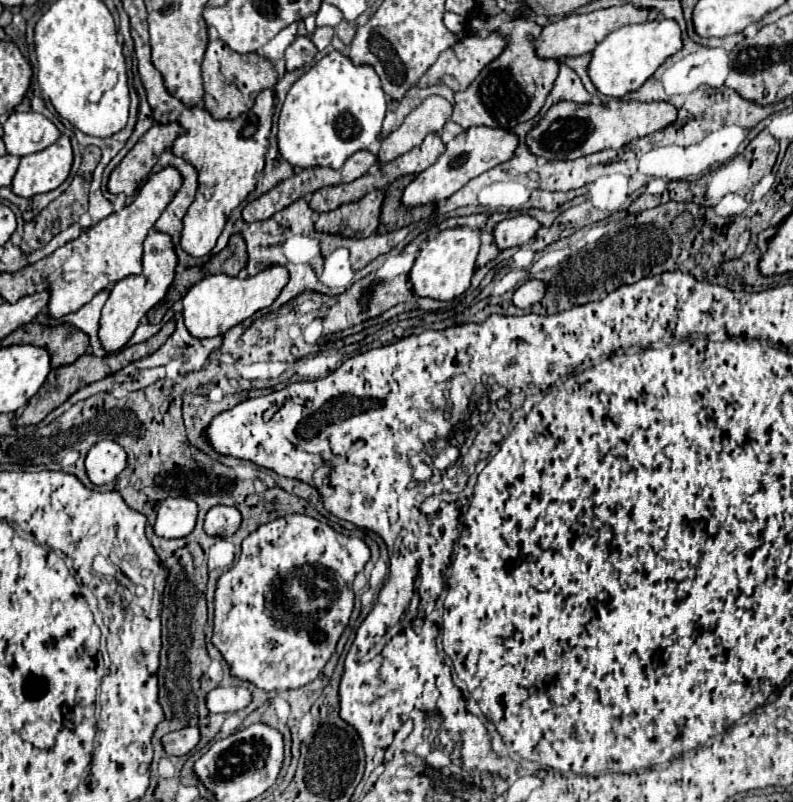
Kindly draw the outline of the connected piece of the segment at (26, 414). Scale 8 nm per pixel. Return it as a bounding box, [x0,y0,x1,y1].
[14,321,174,427]

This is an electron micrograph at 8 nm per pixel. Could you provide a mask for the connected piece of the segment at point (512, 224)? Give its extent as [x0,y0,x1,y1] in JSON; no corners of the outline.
[494,213,540,249]

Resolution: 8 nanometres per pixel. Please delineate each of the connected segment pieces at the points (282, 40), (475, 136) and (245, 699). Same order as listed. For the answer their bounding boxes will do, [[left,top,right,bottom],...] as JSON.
[[260,23,298,63],[402,127,518,207],[208,687,252,713]]

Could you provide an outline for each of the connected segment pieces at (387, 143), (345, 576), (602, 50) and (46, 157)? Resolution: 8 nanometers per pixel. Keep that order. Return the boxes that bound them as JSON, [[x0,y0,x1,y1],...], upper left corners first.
[[378,95,452,163],[212,515,370,691],[588,19,682,97],[12,135,72,197]]

